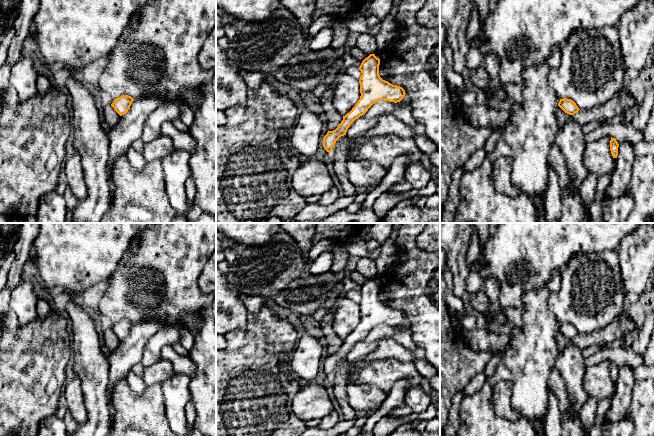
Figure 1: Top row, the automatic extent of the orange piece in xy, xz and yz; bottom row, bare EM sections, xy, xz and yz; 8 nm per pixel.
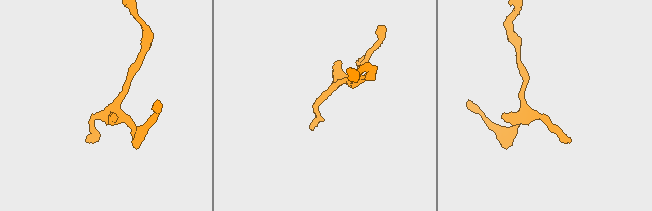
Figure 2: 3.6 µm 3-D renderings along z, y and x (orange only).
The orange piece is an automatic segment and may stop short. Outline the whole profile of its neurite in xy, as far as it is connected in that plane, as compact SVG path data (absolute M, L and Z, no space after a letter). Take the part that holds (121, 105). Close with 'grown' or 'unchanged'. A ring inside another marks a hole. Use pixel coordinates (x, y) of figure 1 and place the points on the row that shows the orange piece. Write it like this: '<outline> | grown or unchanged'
M123 95L114 99L111 106L120 116L122 116L128 112L133 101L134 99L131 96Z | unchanged

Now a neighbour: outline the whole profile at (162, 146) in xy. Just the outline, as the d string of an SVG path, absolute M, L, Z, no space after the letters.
M159 136L151 142L144 144L142 156L146 162L168 156L175 149L172 140L167 136Z

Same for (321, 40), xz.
M331 27L321 29L314 36L310 37L308 49L320 51L331 46L333 39L333 30Z

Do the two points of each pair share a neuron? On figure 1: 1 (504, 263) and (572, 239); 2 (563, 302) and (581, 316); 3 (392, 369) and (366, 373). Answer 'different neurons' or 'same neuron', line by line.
1: same neuron
2: same neuron
3: same neuron

